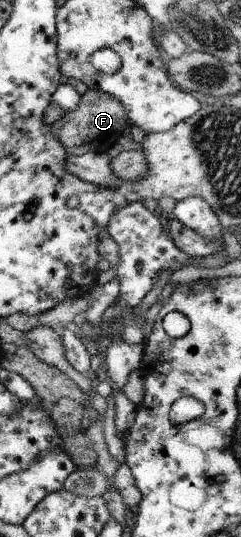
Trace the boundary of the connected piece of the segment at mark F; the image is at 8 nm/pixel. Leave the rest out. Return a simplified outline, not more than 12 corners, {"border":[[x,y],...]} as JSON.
{"border":[[86,89],[51,131],[67,154],[105,153],[128,127],[120,101]]}

